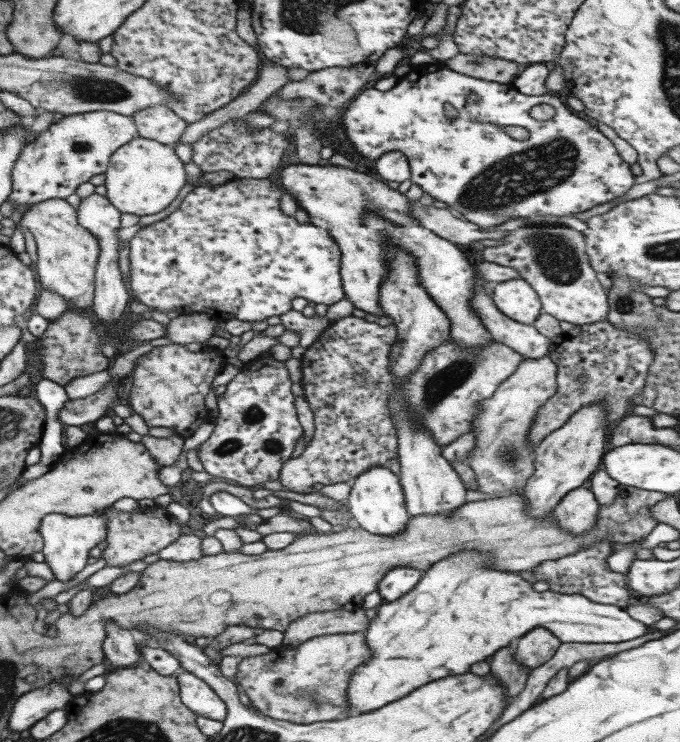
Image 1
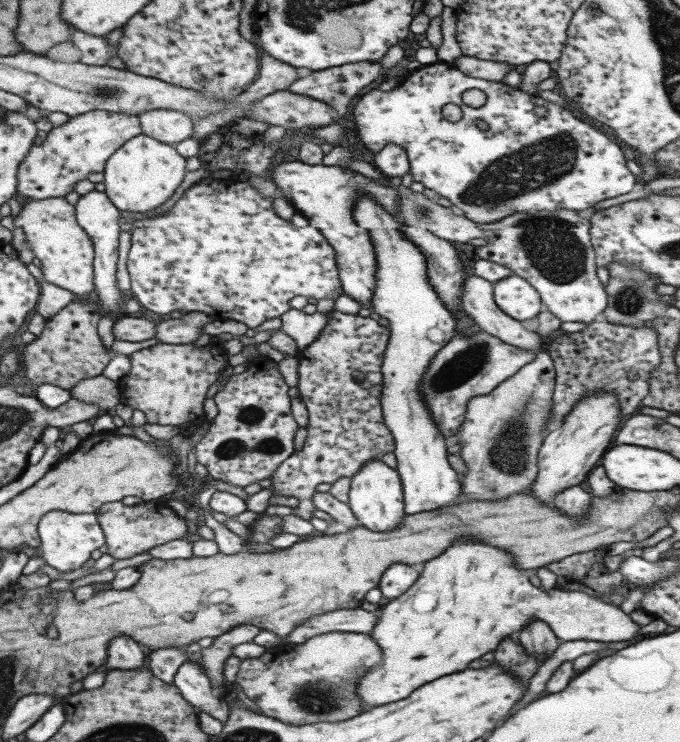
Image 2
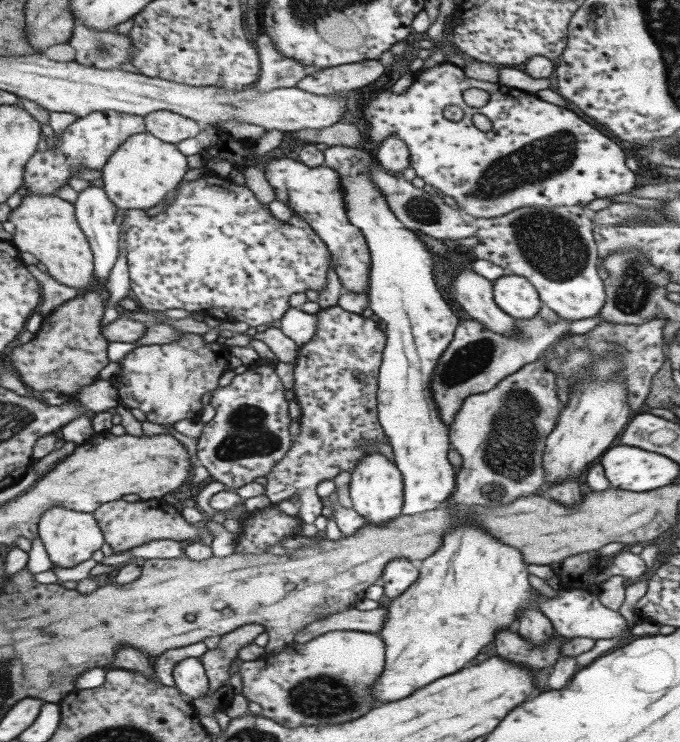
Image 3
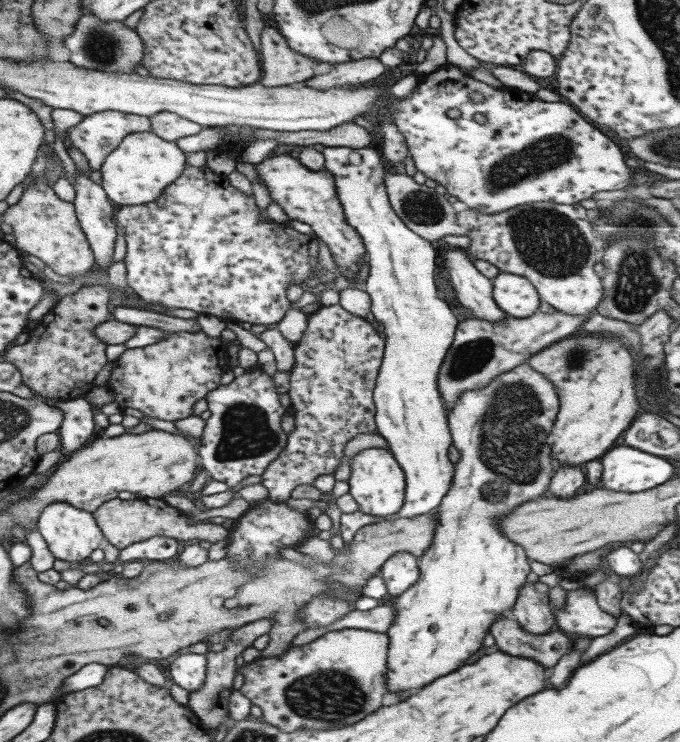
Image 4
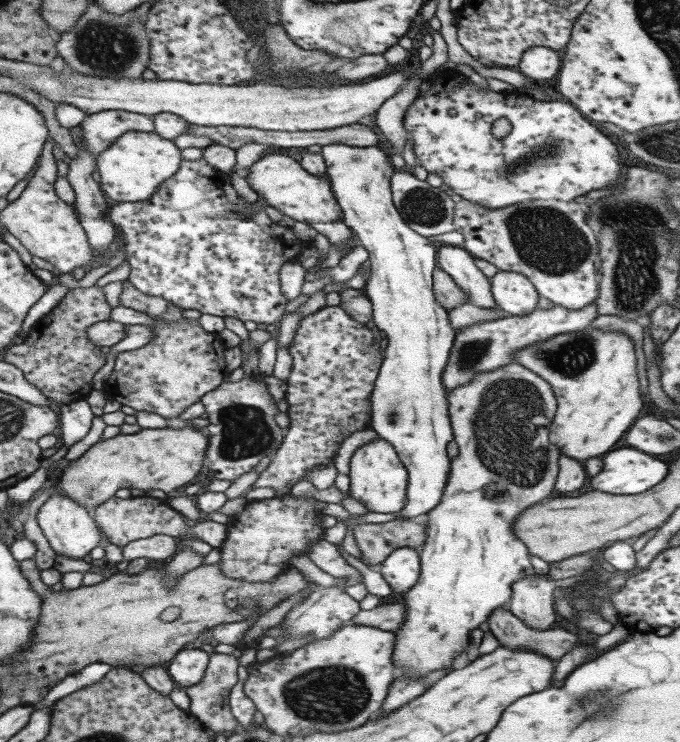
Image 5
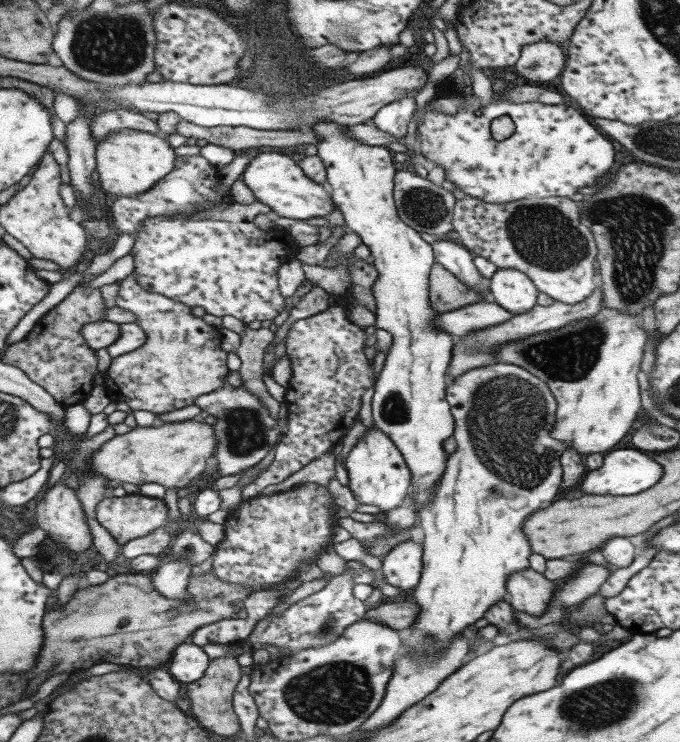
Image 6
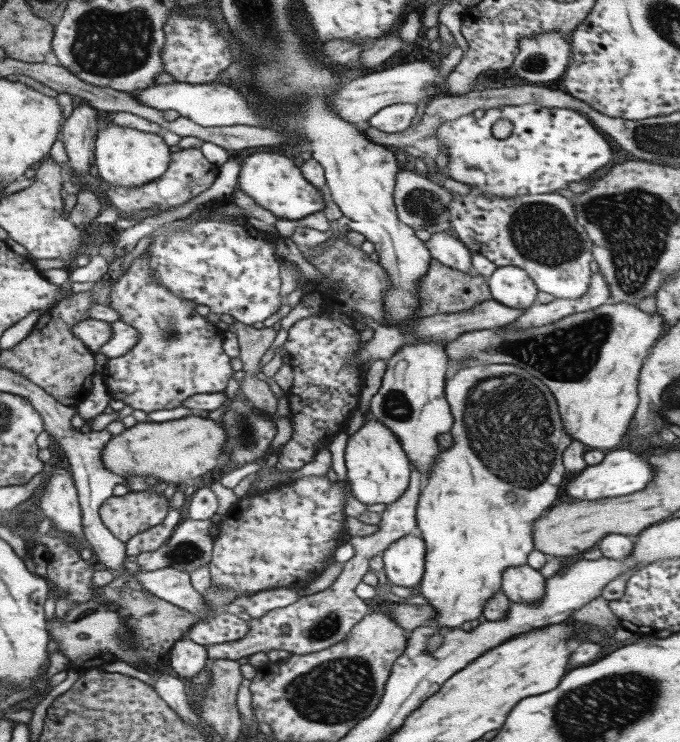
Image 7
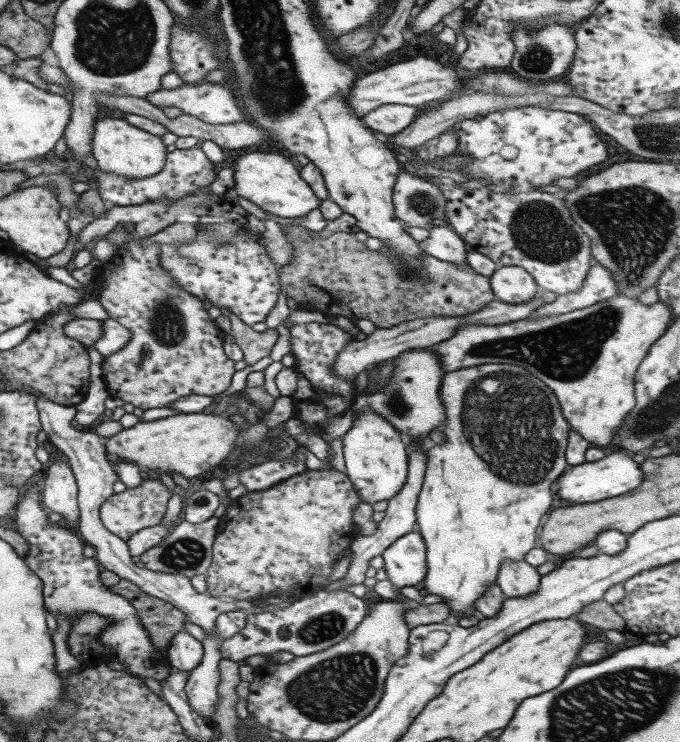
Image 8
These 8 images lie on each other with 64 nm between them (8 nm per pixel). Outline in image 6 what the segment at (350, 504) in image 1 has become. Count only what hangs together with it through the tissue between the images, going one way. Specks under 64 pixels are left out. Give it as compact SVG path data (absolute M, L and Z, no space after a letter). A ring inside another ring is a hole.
M375 425L367 427L363 436L349 450L344 468L349 479L347 488L353 498L359 504L378 506L383 512L399 506L412 490L410 472L399 449Z

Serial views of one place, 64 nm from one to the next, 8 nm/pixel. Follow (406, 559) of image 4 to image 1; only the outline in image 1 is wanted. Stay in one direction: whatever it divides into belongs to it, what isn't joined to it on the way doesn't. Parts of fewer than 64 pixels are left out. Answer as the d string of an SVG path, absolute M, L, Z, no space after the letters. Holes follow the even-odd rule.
M411 567L390 568L380 579L377 585L377 592L386 602L397 600L417 584L421 572Z

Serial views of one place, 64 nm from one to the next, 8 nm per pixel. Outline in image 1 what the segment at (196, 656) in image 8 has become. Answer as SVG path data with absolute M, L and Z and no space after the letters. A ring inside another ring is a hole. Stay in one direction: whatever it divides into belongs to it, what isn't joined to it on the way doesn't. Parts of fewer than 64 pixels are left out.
M180 670L175 677L179 685L181 703L195 716L203 716L219 722L225 719L226 704L217 698L201 678L185 670Z

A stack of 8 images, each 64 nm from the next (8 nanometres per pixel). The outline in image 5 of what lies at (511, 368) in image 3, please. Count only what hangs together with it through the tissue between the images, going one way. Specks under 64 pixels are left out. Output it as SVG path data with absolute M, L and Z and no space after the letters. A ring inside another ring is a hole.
M590 302L579 310L563 308L553 305L549 309L535 307L525 316L506 315L489 322L478 322L465 328L460 328L454 334L446 365L442 372L442 385L447 394L452 388L468 383L477 373L493 370L514 362L514 353L525 346L533 346L537 342L543 342L547 338L553 338L566 332L575 332L589 325L598 315L596 304Z

